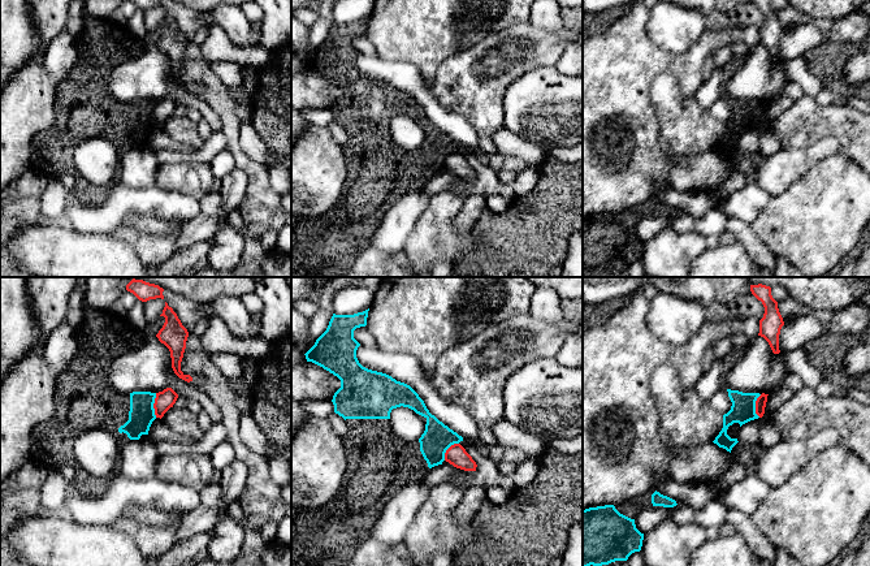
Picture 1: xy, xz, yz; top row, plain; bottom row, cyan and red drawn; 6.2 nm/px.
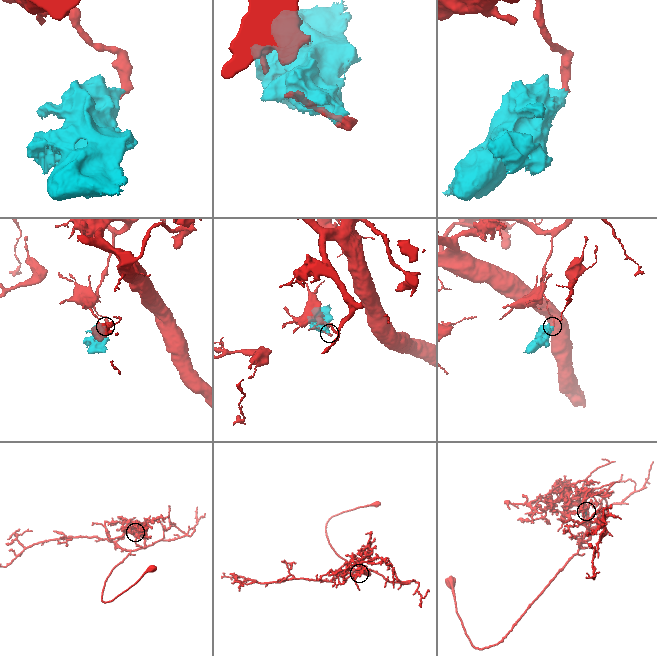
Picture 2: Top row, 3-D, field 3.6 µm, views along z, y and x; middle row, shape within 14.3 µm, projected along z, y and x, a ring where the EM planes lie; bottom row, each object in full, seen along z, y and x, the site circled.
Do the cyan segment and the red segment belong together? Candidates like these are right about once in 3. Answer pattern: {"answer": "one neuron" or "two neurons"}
{"answer": "two neurons"}

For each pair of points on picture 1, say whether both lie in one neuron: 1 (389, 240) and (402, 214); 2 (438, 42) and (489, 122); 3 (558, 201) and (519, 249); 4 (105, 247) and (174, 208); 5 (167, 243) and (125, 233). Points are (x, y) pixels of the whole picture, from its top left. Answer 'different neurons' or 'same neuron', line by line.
1: same neuron
2: different neurons
3: same neuron
4: different neurons
5: same neuron

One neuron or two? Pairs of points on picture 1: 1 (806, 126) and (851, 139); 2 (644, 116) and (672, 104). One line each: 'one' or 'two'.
1: one
2: two

